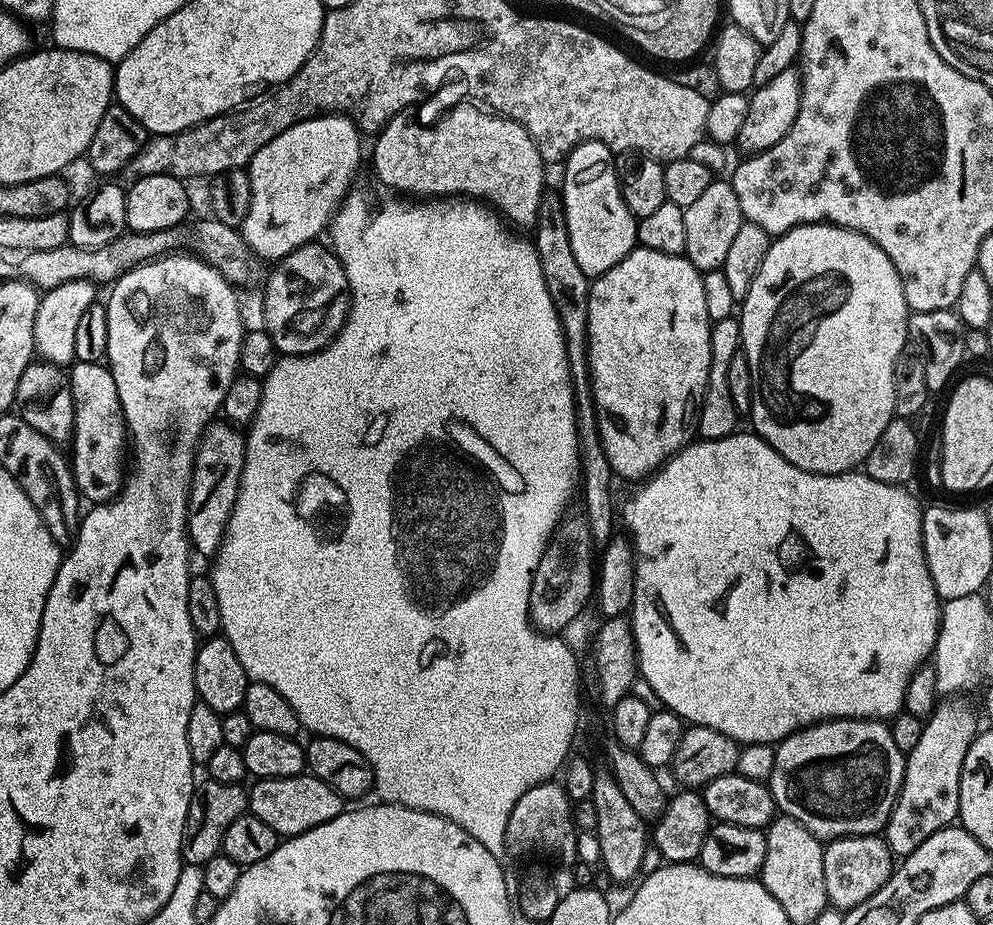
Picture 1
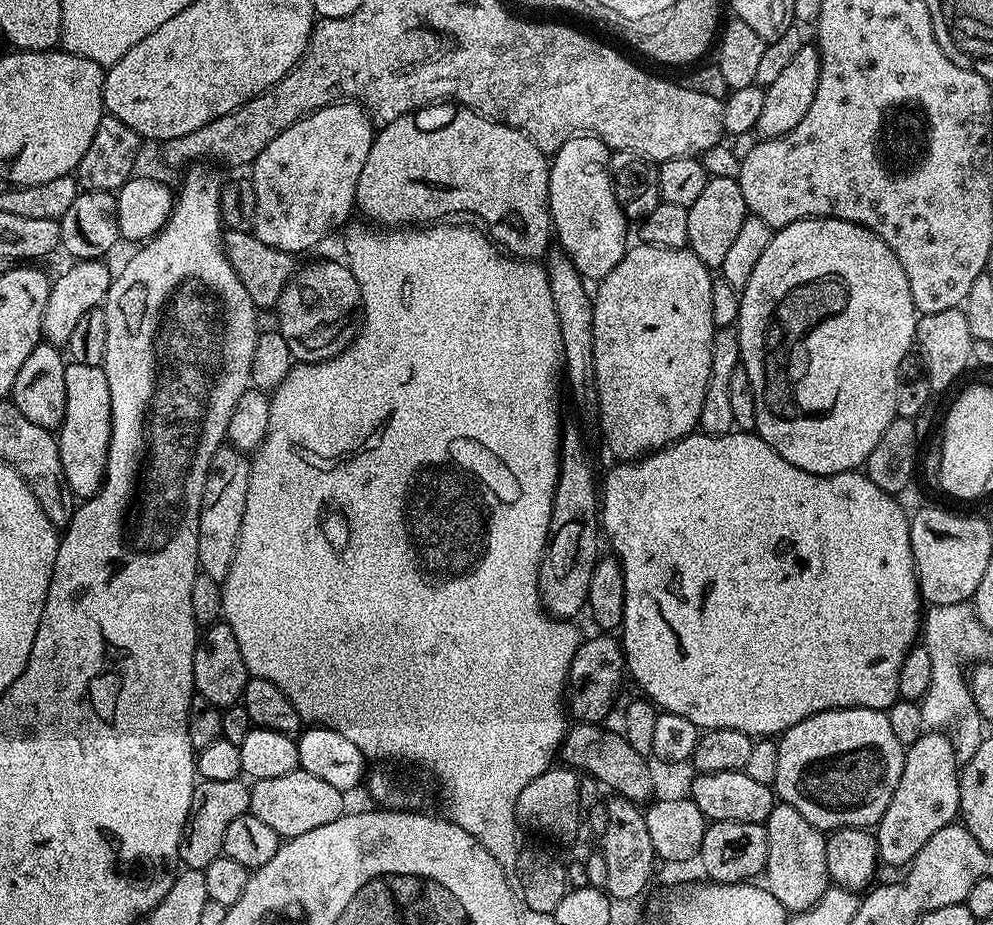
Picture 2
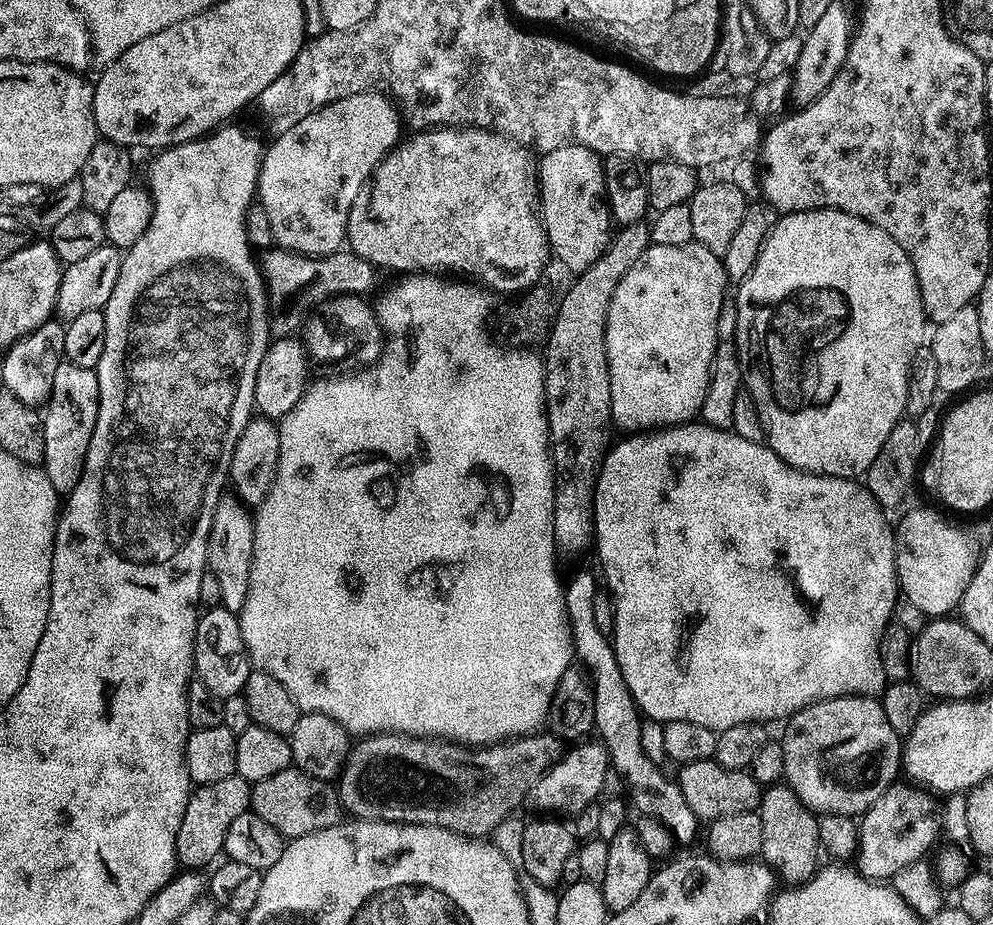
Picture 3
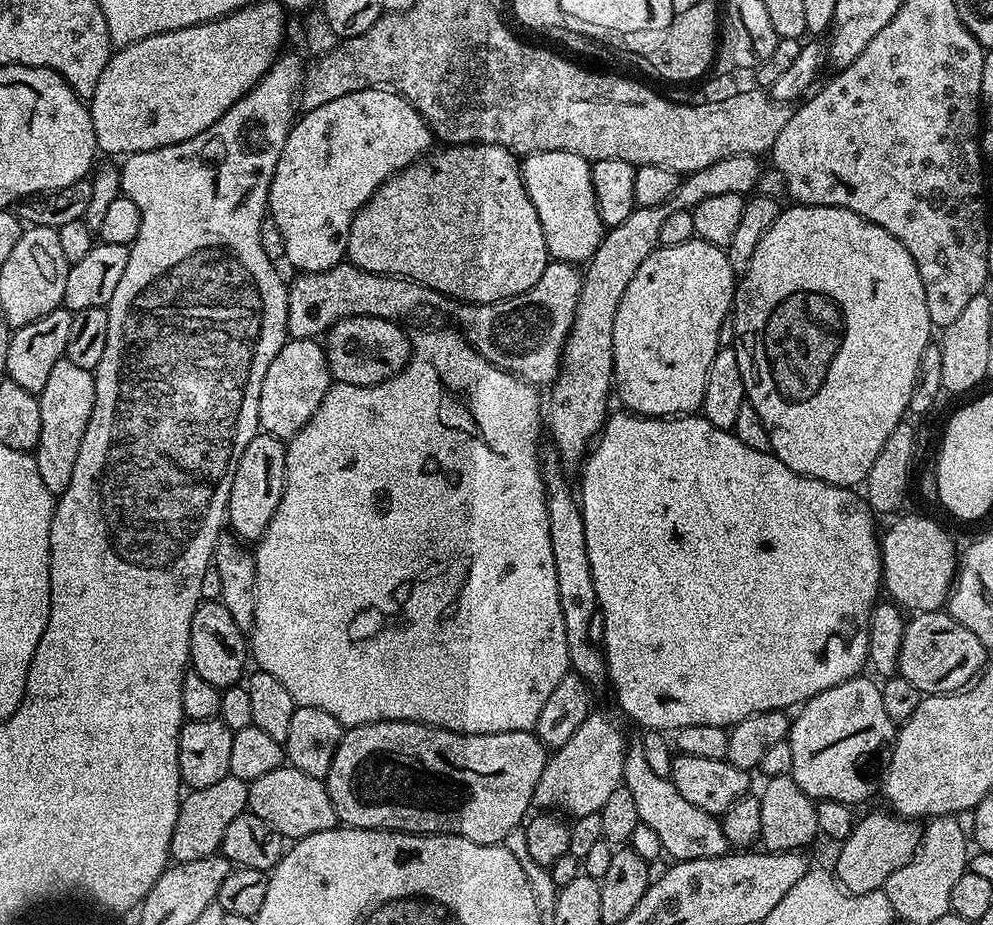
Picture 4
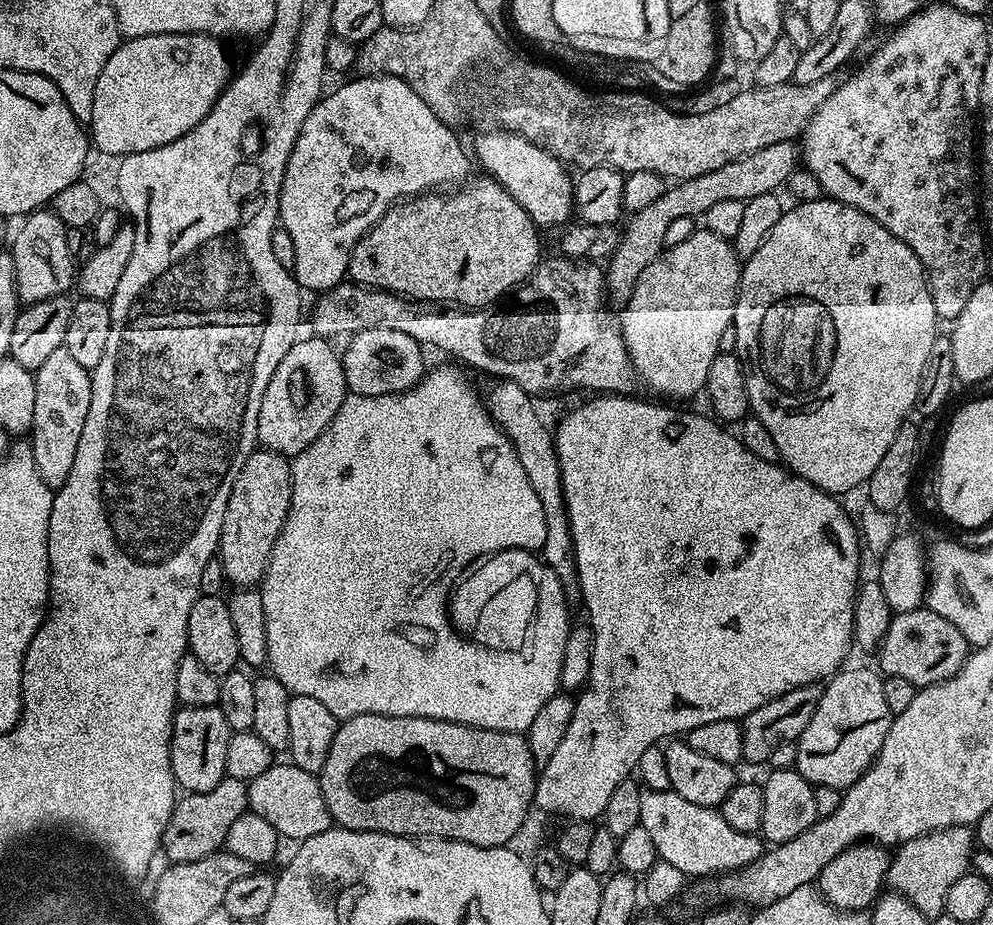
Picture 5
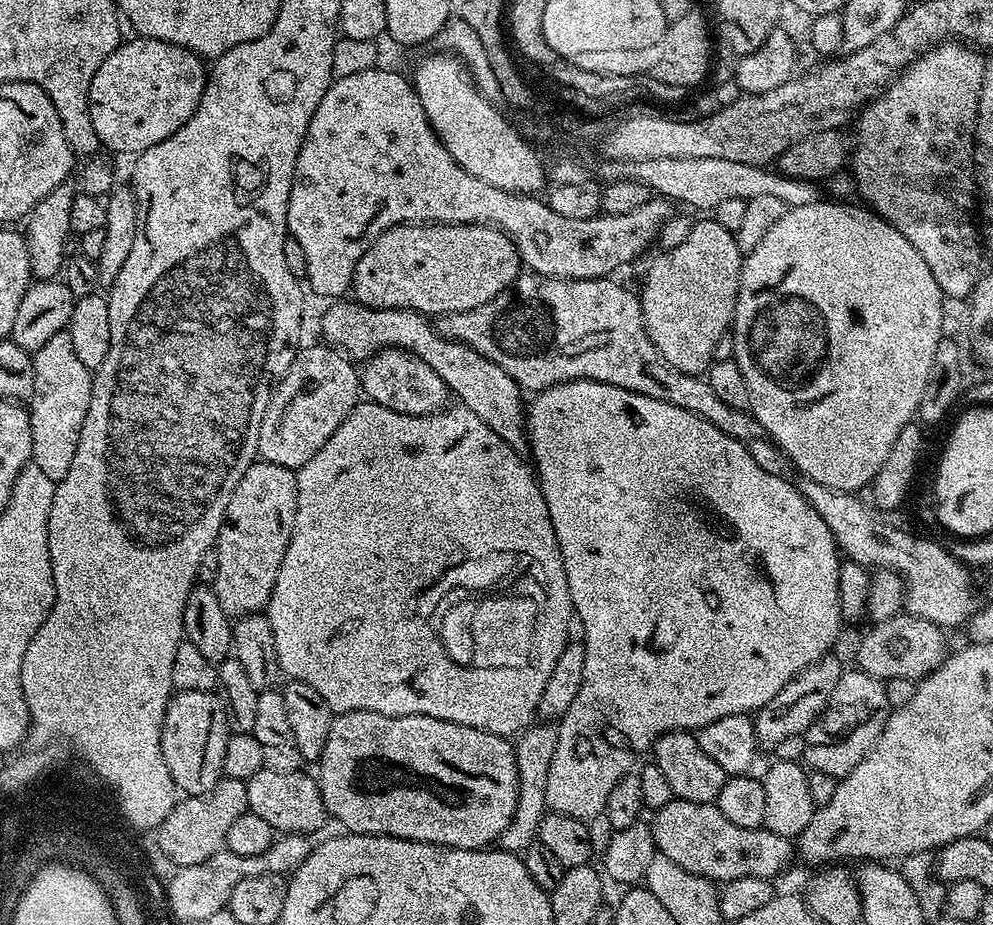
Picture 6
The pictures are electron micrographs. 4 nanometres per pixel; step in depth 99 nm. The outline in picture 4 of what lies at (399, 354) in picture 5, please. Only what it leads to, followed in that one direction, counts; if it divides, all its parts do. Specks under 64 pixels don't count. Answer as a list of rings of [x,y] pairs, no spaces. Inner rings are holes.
[[[347,316],[342,318],[333,328],[328,329],[322,340],[324,357],[328,359],[328,373],[338,384],[350,386],[374,386],[388,380],[408,366],[408,356],[412,352],[409,333],[404,333],[399,323],[386,318],[370,318],[369,316]]]

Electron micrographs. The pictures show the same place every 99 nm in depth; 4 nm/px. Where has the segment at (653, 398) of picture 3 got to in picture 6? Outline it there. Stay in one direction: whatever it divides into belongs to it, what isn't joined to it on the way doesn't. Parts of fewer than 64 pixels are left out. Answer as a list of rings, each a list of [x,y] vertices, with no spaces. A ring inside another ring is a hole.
[[[708,218],[697,219],[693,223],[686,242],[674,246],[674,250],[669,252],[661,251],[659,255],[648,268],[644,289],[638,292],[644,329],[670,366],[683,372],[703,373],[713,361],[712,355],[714,346],[718,346],[718,338],[729,331],[732,318],[736,315],[736,291],[740,285],[742,253],[738,250],[734,233],[726,230],[726,226],[718,226],[714,218]]]

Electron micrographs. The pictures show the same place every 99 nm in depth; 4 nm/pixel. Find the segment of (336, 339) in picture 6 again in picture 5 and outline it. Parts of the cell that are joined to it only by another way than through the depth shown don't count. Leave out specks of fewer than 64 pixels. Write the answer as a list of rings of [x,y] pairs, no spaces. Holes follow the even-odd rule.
[[[498,380],[484,396],[485,408],[489,416],[499,425],[503,434],[514,446],[514,454],[518,454],[520,470],[526,474],[528,488],[534,490],[544,515],[544,547],[543,563],[546,568],[560,580],[564,587],[563,599],[568,602],[580,600],[580,583],[576,573],[574,558],[574,538],[570,534],[568,511],[564,501],[564,487],[560,477],[560,467],[556,457],[555,435],[540,418],[534,408],[533,397],[520,386],[510,380]]]

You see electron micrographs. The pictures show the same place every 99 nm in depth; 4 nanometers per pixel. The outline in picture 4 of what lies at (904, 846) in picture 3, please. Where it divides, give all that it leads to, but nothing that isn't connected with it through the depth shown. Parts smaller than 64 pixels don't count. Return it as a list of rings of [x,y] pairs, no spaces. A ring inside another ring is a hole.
[[[883,811],[872,812],[861,820],[859,817],[852,833],[839,845],[834,875],[840,887],[853,896],[881,891],[890,874],[912,862],[920,848],[921,825],[915,819]]]

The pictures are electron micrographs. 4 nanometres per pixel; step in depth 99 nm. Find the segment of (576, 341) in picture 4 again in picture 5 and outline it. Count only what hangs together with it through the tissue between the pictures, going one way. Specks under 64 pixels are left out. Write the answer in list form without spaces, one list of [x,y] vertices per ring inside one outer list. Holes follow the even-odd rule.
[[[793,141],[774,142],[774,146],[762,146],[762,150],[754,154],[726,162],[726,166],[718,166],[718,170],[710,170],[710,174],[698,174],[698,178],[681,180],[665,187],[662,198],[657,198],[652,205],[627,217],[628,225],[623,225],[618,246],[606,261],[604,286],[607,299],[616,306],[628,303],[634,286],[638,286],[642,270],[646,270],[646,266],[650,266],[650,262],[654,262],[654,258],[658,258],[664,251],[666,229],[675,220],[703,217],[710,206],[727,202],[729,198],[745,201],[758,198],[758,194],[776,192],[795,174],[796,164],[798,168],[801,160],[801,149]]]

